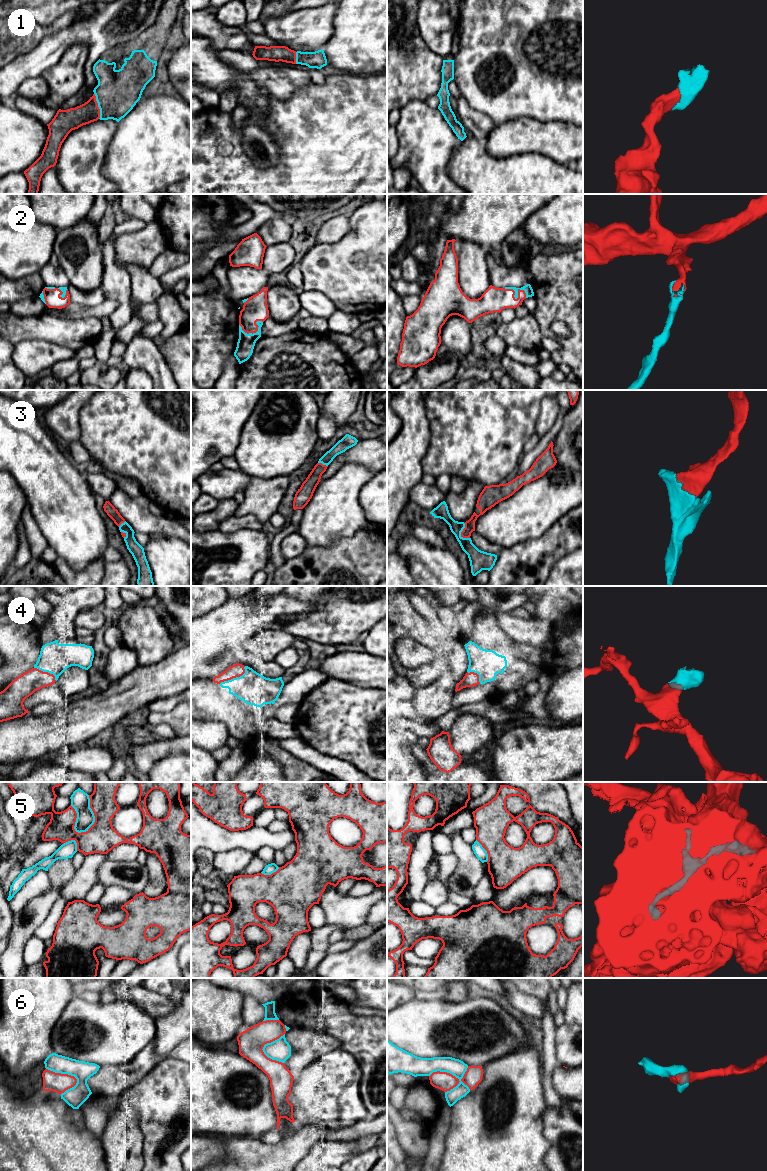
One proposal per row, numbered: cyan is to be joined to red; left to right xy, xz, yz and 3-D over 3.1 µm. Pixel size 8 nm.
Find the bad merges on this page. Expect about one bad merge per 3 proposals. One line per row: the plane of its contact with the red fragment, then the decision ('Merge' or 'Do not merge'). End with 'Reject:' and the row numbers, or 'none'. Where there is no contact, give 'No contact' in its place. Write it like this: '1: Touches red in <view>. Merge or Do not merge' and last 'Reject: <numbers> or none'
1: Touches red in xy. Merge
2: Touches red in yz. Merge
3: Touches red in yz. Merge
4: Touches red in xz. Merge
5: Touches red in xy. Do not merge
6: Touches red in yz. Do not merge
Reject: 5, 6

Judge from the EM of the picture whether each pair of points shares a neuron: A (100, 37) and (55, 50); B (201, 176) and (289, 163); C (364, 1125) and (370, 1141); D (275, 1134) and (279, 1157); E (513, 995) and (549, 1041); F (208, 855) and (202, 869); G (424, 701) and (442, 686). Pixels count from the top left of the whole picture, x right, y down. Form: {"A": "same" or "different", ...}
{"A": "same", "B": "same", "C": "different", "D": "different", "E": "different", "F": "same", "G": "same"}

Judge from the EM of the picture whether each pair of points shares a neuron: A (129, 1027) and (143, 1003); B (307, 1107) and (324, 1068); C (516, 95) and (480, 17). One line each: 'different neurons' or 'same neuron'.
A: different neurons
B: same neuron
C: same neuron

